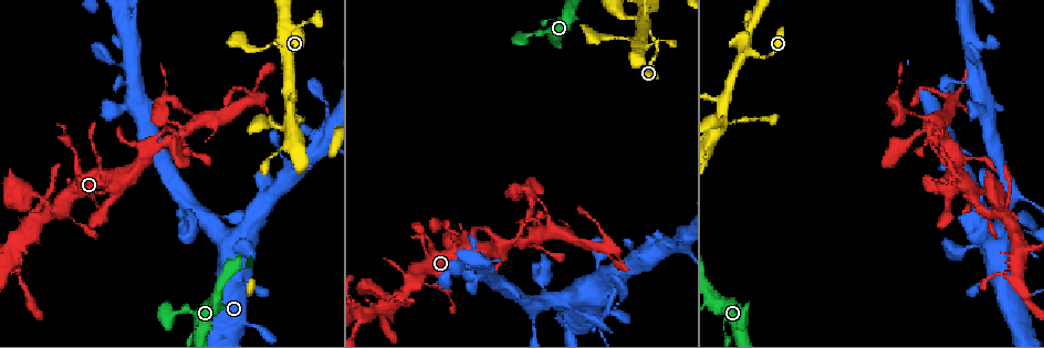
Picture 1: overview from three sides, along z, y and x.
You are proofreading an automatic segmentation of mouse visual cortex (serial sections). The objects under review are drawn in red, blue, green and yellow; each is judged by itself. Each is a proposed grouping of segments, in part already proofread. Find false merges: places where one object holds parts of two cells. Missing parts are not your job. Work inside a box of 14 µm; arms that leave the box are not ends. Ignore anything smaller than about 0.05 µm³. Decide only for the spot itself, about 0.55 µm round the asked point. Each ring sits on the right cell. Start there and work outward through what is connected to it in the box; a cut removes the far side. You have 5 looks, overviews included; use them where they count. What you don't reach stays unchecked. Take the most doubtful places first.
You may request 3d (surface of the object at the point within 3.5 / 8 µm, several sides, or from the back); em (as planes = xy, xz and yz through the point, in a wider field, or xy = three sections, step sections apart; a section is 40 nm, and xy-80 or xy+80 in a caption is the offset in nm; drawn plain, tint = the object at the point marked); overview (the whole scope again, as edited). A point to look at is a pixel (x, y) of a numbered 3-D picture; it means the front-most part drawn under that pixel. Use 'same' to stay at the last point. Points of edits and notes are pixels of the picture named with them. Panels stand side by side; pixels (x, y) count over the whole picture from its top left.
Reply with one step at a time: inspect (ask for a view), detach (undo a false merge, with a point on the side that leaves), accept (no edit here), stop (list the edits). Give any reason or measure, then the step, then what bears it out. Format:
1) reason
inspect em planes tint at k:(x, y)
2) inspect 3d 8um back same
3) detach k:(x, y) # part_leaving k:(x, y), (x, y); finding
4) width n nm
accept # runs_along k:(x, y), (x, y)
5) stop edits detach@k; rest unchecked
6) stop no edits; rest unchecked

small branch off a trunk
inspect 3d 3.5um at 1:(748, 52)

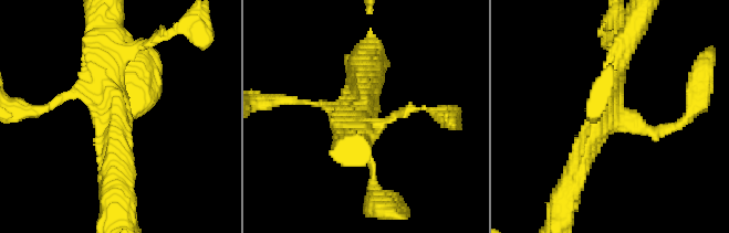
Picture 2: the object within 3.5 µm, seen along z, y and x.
now the EM
inspect em xy step 2 tint at 2:(118, 118)

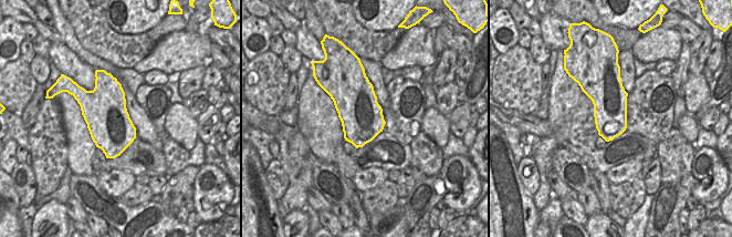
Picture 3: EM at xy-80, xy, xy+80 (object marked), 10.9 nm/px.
accept # runs_along 2:(374, 186), (364, 77); all the same cell

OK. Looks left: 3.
sudden change in width
inspect 3d 3.5um at 1:(954, 80)

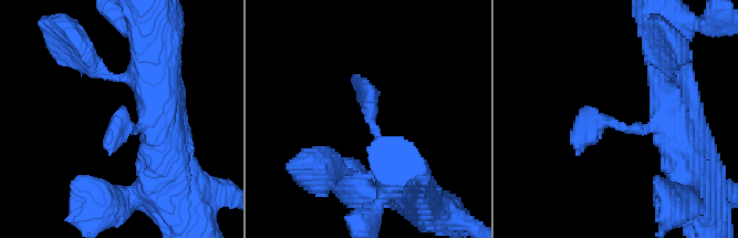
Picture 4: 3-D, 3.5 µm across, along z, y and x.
need the tissue
inspect em xy step 2 tint at 4:(370, 122)

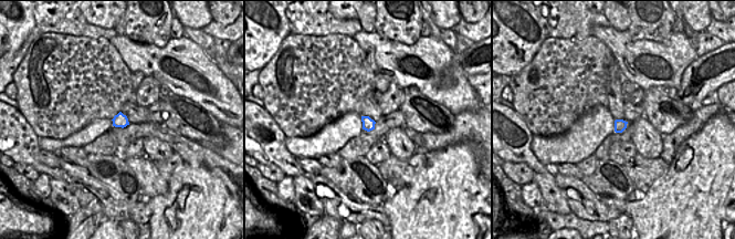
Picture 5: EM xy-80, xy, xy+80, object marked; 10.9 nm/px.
accept # runs_along 4:(405, 175), (377, 141), (357, 81); one cell here

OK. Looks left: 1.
stop no edits; rest unchecked

